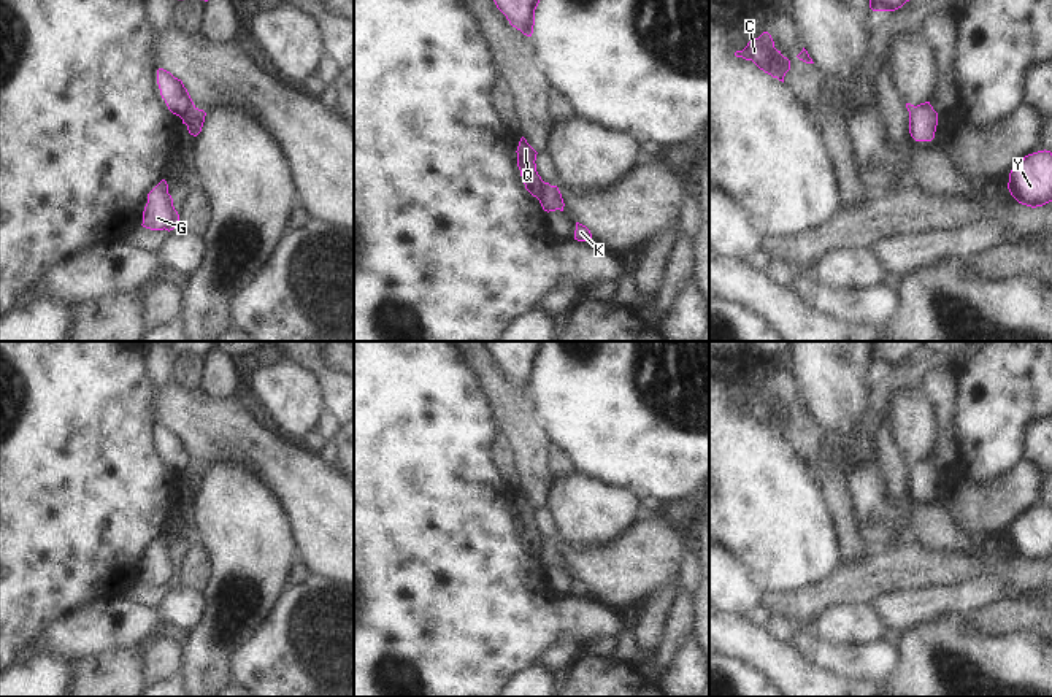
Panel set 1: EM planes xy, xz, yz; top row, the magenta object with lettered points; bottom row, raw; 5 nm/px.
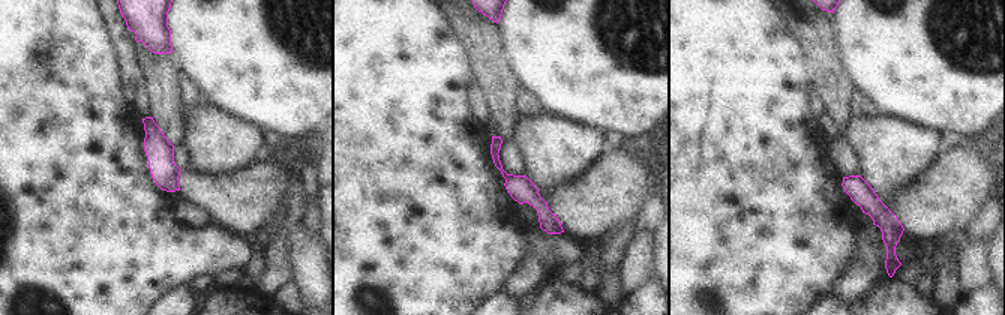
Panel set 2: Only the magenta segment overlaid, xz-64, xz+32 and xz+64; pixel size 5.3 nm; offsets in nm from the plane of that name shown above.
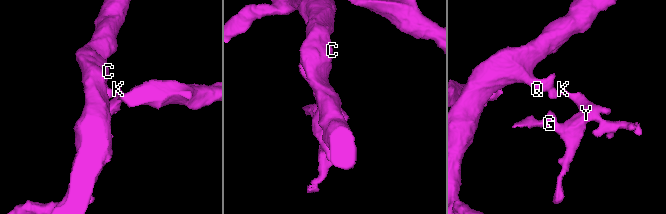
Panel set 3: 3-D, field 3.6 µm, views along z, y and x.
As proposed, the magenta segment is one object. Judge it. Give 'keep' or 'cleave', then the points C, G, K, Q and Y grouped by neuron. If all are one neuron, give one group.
cleave | C Q / G K Y

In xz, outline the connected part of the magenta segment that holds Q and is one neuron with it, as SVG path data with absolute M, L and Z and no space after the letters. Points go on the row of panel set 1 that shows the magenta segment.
M522 137L517 146L517 167L524 179L525 189L533 195L539 197L551 184L544 183L536 171L536 151Z

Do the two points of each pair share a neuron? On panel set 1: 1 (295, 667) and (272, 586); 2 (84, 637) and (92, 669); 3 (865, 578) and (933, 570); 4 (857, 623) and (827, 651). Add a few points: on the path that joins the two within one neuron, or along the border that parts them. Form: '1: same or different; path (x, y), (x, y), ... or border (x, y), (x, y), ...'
1: different; border (286, 591), (275, 613), (256, 635)
2: different; border (126, 648), (76, 659)
3: same; path (883, 575), (892, 570), (916, 570)
4: different; border (803, 629), (854, 645), (875, 643)

